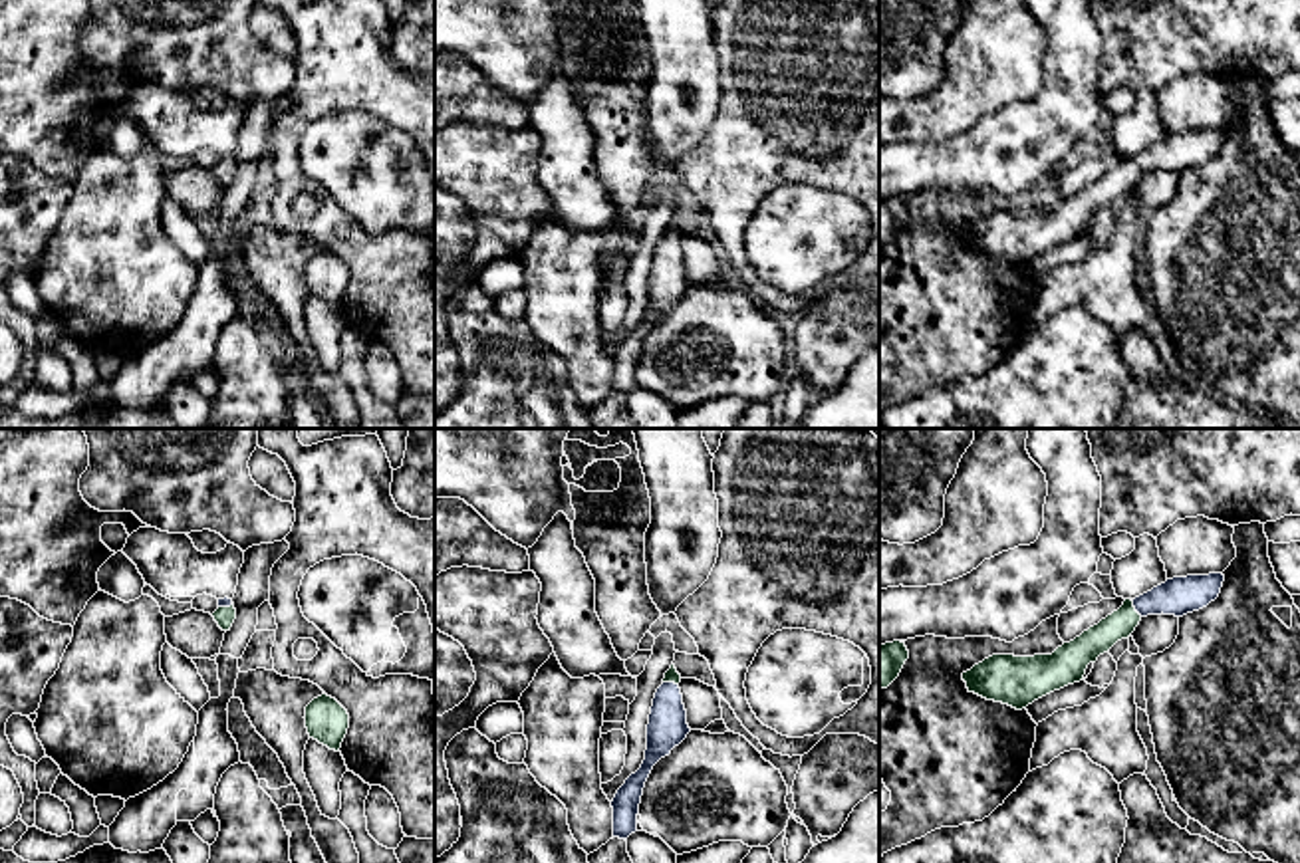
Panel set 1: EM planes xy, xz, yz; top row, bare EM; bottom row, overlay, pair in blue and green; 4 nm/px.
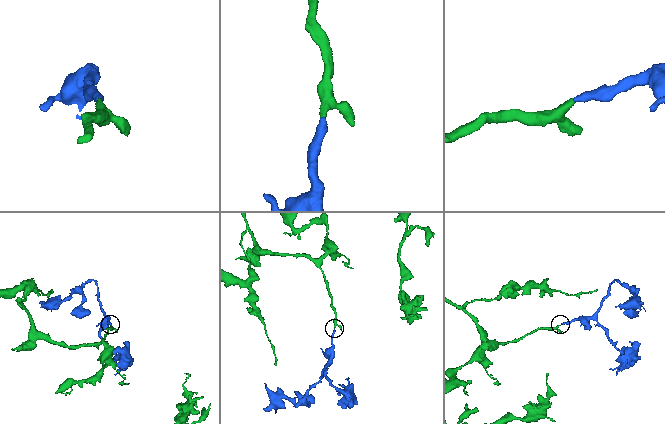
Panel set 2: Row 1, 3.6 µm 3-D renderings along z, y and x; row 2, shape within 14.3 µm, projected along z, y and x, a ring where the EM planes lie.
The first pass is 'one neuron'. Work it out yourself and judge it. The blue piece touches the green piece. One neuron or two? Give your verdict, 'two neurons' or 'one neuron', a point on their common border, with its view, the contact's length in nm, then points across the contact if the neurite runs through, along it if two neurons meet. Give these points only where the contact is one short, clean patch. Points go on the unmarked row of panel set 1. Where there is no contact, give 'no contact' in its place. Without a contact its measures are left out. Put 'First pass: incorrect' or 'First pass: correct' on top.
First pass: correct
one neuron; meets blue in yz at (1134, 161); contact 90 nm long; runs through yz (1179, 151), (1134, 161), (1098, 195)

